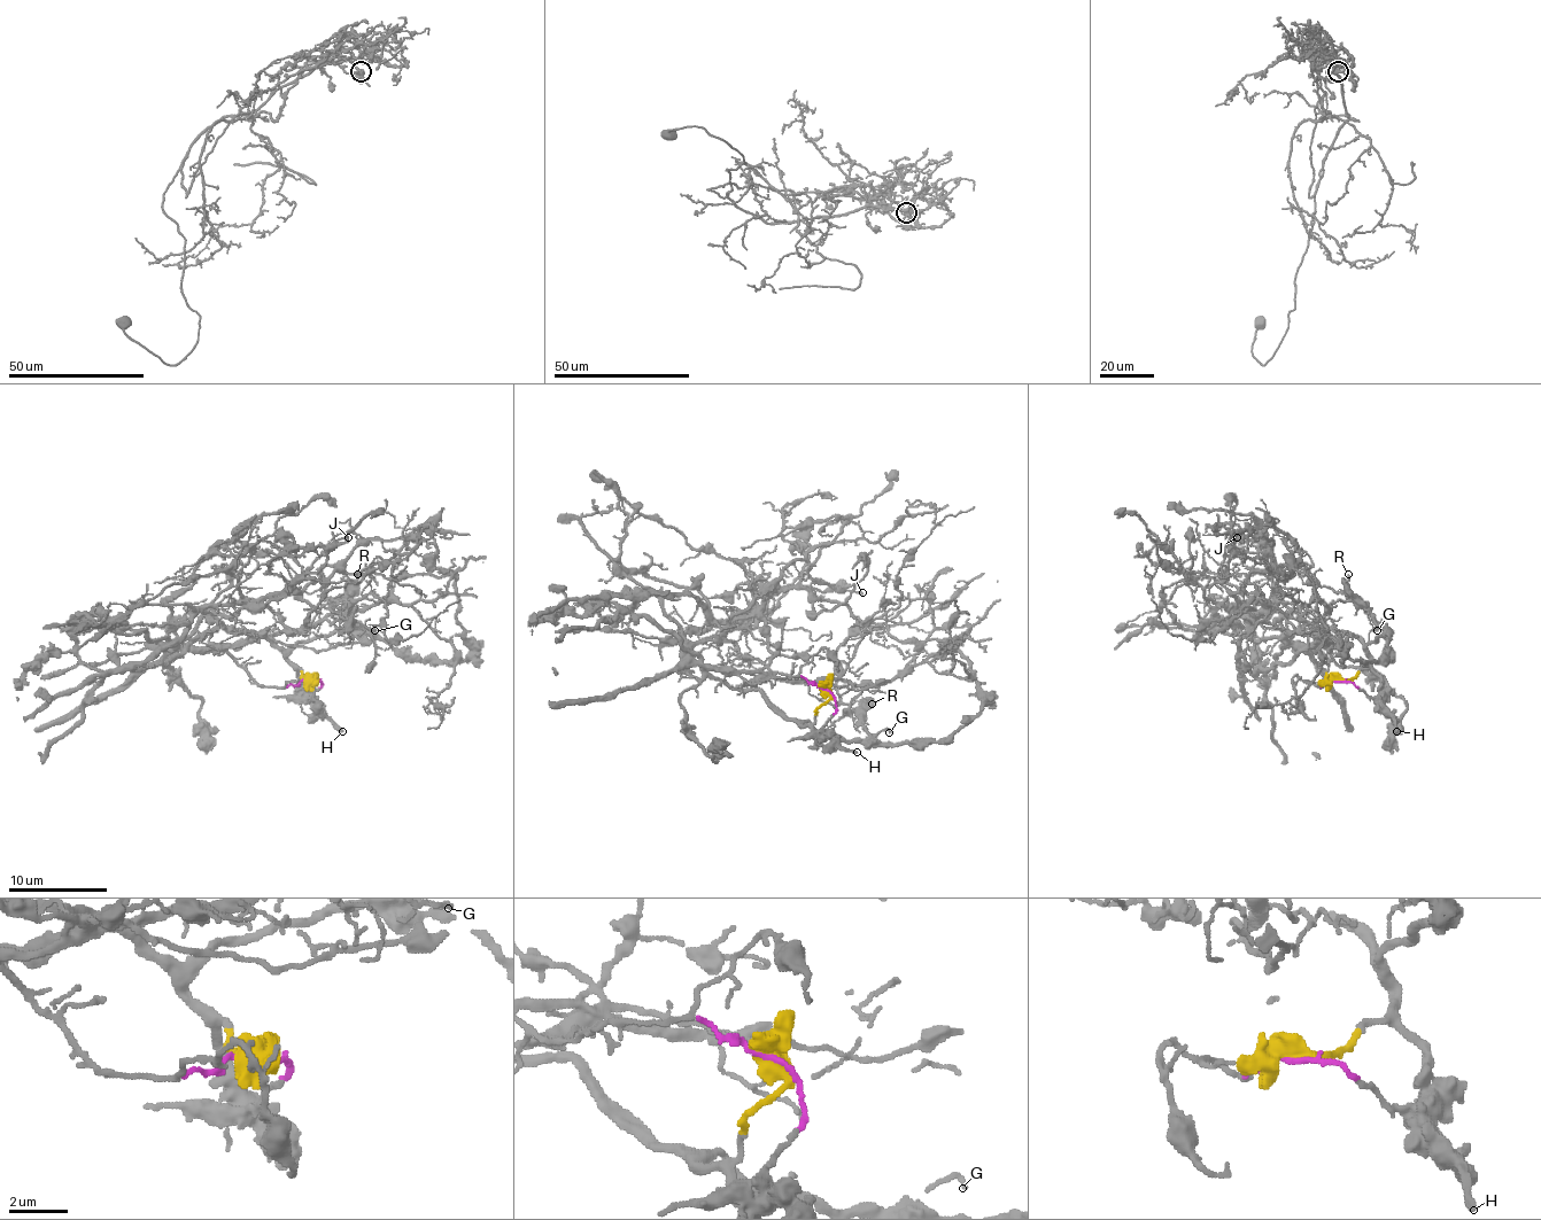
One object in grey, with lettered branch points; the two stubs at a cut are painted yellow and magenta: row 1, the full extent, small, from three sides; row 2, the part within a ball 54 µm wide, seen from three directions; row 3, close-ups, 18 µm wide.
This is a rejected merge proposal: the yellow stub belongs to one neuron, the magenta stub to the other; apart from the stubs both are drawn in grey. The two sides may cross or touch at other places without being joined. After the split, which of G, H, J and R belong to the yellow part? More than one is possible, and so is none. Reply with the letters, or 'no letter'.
G, H, R

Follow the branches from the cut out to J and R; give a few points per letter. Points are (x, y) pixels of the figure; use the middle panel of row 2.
J: (826, 689), (802, 677), (745, 682), (761, 665), (745, 657), (722, 630), (804, 576), (862, 593)
R: (826, 689), (811, 723), (802, 725), (808, 721), (819, 731), (862, 740), (867, 733), (862, 708), (873, 704)

